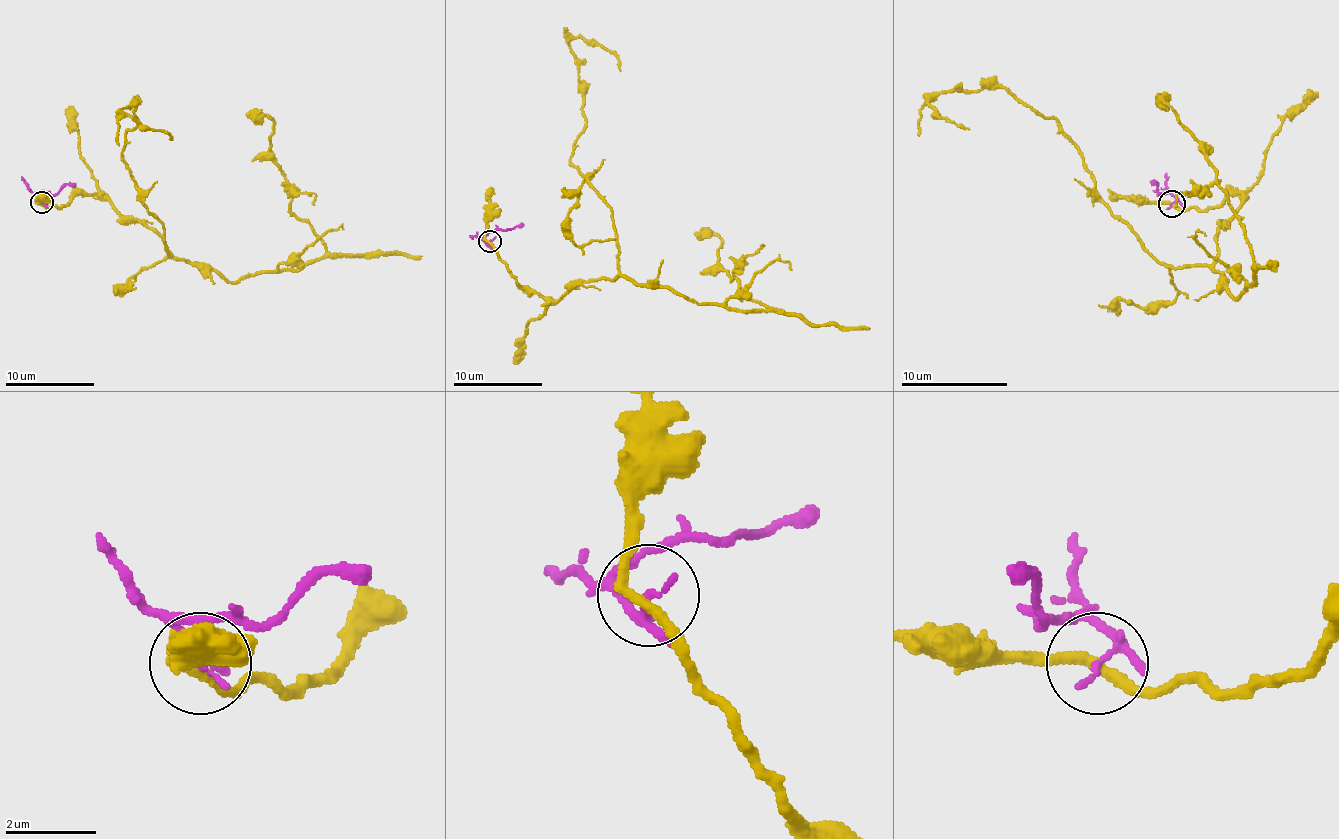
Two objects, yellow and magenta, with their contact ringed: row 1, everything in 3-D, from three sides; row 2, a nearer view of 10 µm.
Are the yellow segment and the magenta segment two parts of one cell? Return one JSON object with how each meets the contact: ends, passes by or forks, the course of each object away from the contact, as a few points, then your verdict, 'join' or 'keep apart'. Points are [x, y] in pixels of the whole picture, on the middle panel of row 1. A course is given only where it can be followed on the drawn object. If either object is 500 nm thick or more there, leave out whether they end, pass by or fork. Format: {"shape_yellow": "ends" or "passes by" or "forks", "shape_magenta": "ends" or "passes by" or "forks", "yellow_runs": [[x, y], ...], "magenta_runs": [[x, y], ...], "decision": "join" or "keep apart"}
{"shape_yellow": "passes by", "shape_magenta": "passes by", "yellow_runs": [[489, 241], [554, 299], [619, 273], [612, 210], [570, 161], [585, 125], [570, 45], [603, 45], [621, 71]], "magenta_runs": [[489, 241], [485, 237], [523, 223]], "decision": "keep apart"}

